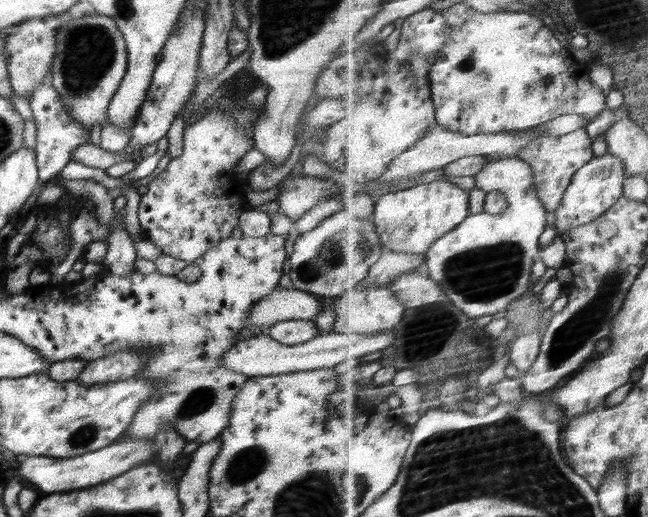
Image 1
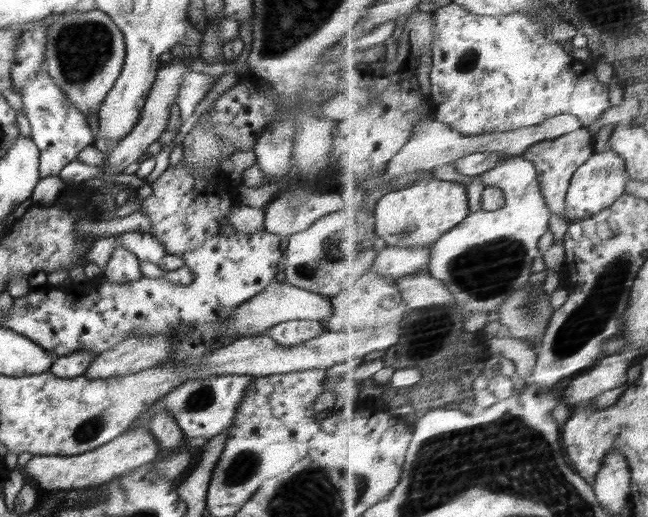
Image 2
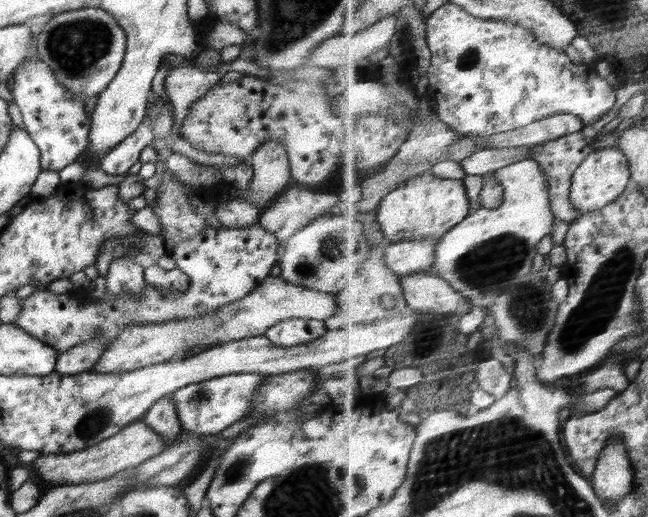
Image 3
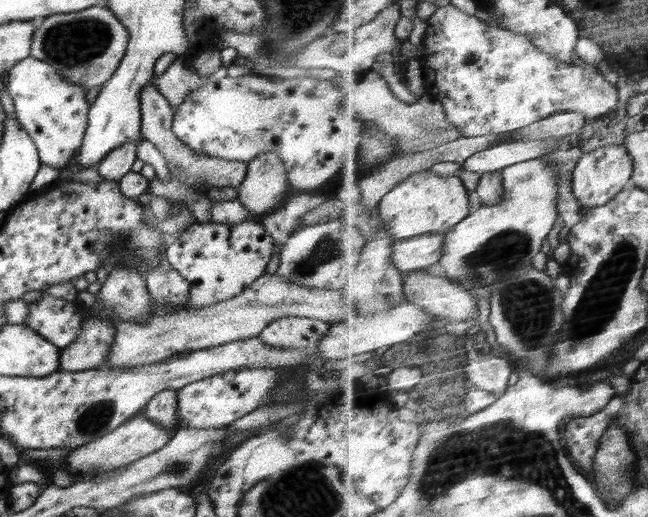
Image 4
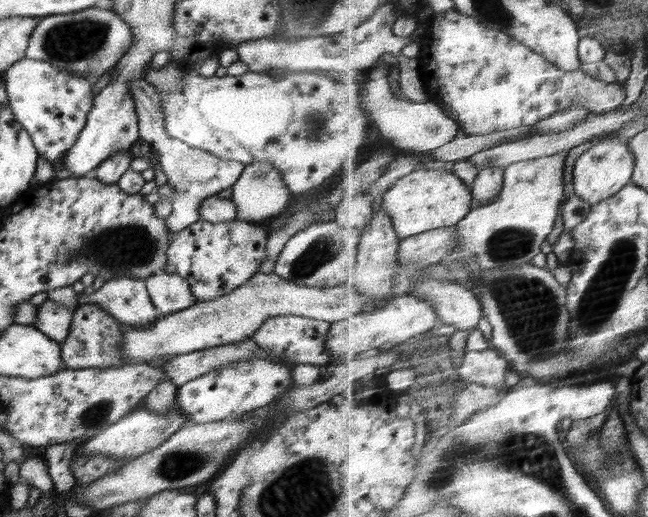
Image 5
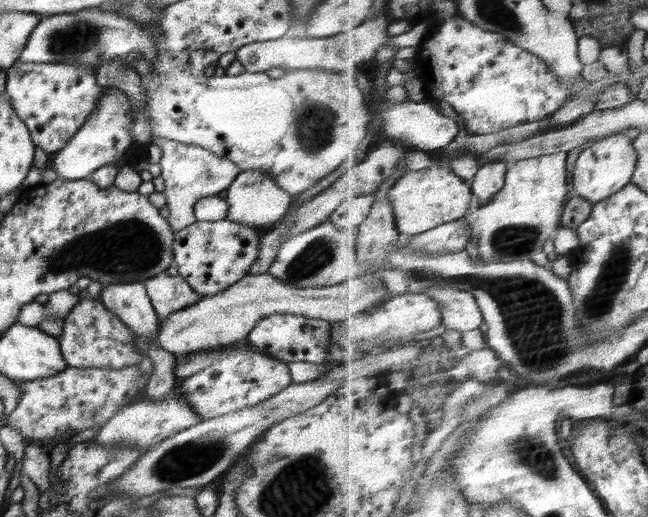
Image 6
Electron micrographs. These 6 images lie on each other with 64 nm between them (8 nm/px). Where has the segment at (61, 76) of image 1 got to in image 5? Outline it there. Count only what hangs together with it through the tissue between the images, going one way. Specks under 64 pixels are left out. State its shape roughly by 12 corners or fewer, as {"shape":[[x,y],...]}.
{"shape":[[114,11],[44,17],[25,59],[96,83],[132,44]]}

